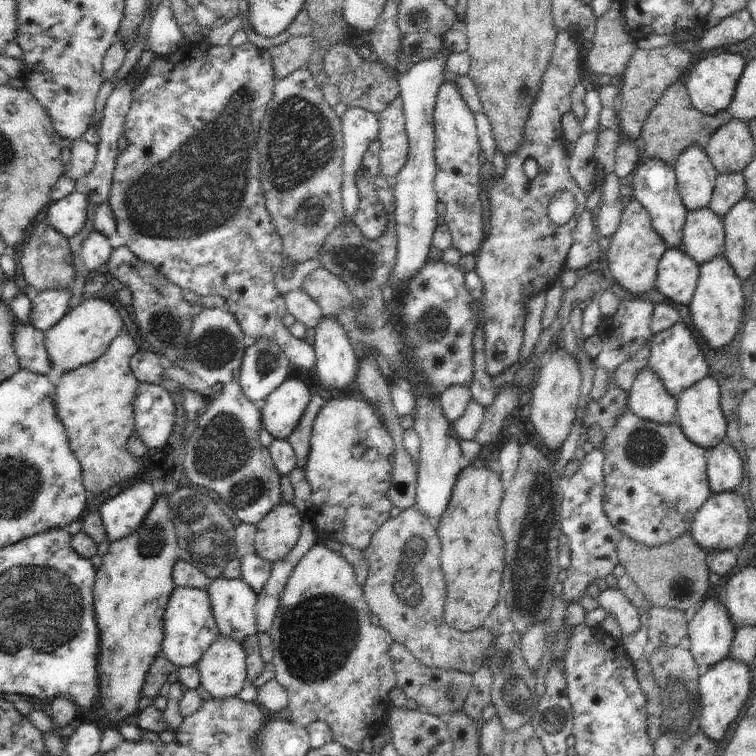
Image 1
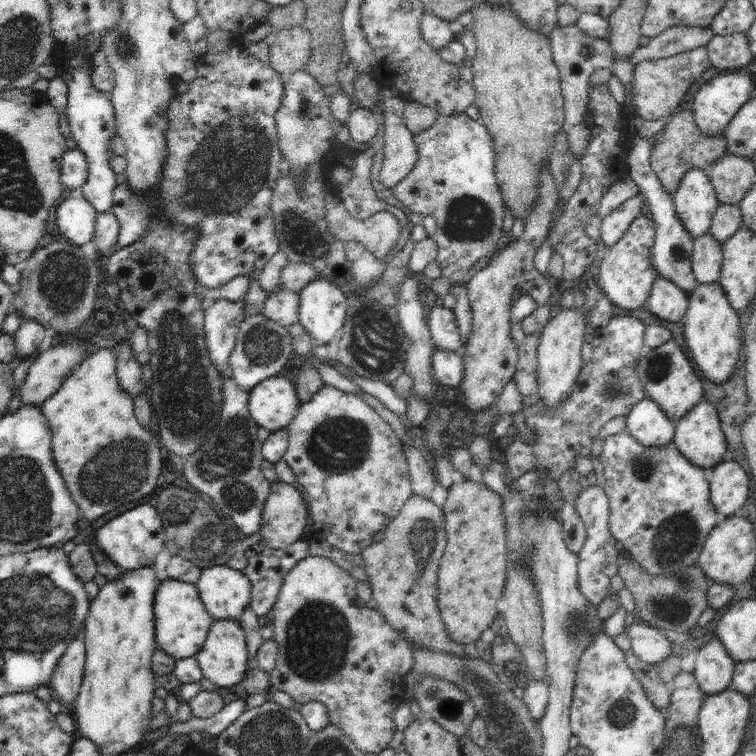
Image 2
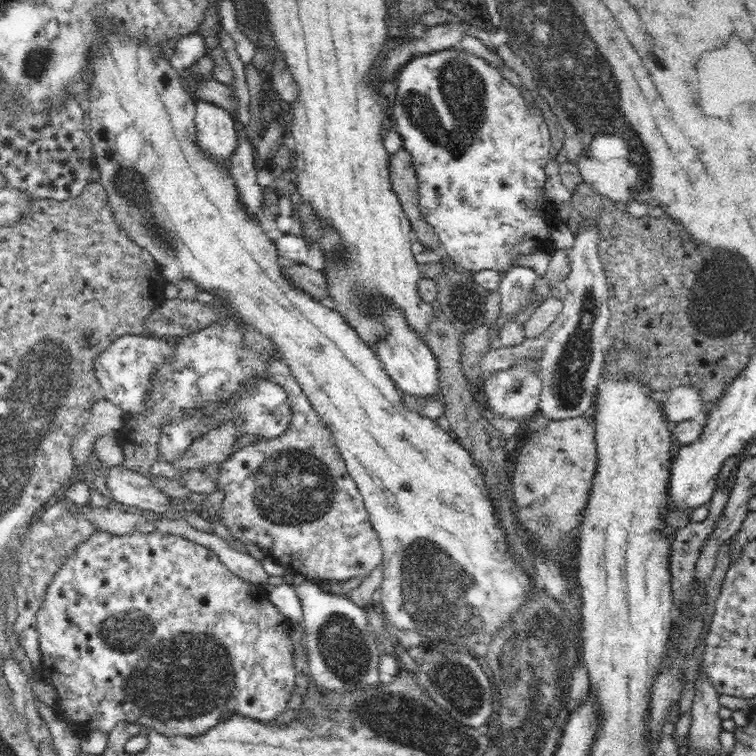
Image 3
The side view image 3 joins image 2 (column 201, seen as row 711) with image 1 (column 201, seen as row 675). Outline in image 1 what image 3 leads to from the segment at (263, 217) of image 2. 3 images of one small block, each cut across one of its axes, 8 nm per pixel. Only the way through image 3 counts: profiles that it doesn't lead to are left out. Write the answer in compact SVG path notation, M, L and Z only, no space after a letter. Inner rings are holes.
M205 40L183 42L181 48L177 48L169 56L153 56L153 62L149 64L147 72L141 74L139 82L133 88L133 102L129 106L129 112L125 116L125 126L123 126L123 140L127 142L127 146L123 150L119 150L107 204L115 216L117 234L125 240L125 246L131 250L131 254L135 254L139 260L143 260L147 264L153 264L153 268L161 276L165 276L167 282L171 282L173 286L177 286L181 290L195 292L203 298L209 298L209 296L225 298L223 310L237 318L237 324L245 336L253 338L255 342L257 340L273 340L283 350L283 354L289 358L293 368L309 372L311 368L315 368L315 362L317 362L315 348L309 346L305 340L293 338L289 334L289 328L283 324L283 318L287 316L285 296L281 296L273 284L281 272L283 242L281 242L281 236L275 232L275 224L271 222L269 212L265 208L265 196L263 196L261 180L259 180L261 170L259 170L259 154L257 154L255 144L257 144L257 134L259 134L267 104L273 98L273 86L275 86L275 72L271 66L271 54L267 50L257 48L253 42L243 42L237 48L233 48L229 44L211 46Z

